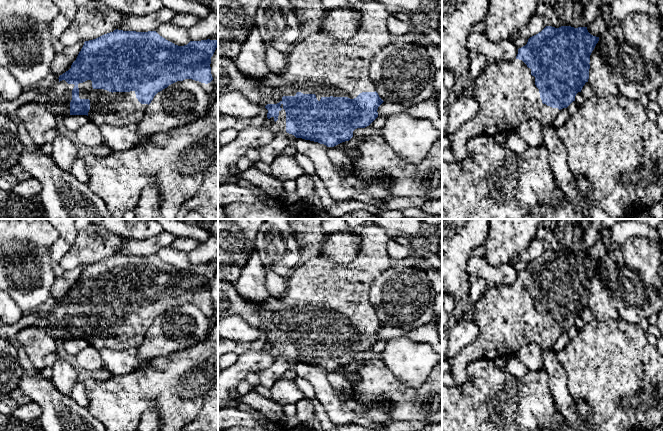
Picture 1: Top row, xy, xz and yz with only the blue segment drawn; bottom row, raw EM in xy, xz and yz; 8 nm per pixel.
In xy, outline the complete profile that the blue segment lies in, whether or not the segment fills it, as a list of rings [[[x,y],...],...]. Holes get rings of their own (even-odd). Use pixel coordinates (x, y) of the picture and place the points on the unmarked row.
[[[116,253],[85,265],[71,292],[59,300],[57,311],[25,313],[14,325],[5,325],[0,320],[0,338],[15,338],[20,330],[36,326],[57,341],[87,339],[99,351],[139,348],[154,320],[169,309],[185,303],[210,307],[213,304],[211,281],[217,271],[218,264],[190,265],[187,269],[178,270],[156,255]]]

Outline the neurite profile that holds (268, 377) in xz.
[[[277,355],[270,368],[257,373],[260,384],[271,389],[274,383],[282,378],[284,373],[289,369],[291,369],[289,363],[283,357]]]

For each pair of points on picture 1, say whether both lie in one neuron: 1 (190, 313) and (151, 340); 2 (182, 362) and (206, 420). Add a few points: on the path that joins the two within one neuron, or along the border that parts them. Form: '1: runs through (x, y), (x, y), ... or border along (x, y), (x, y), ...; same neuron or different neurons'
1: runs through (180, 321), (170, 331), (163, 331), (161, 333); same neuron
2: border along (207, 391), (200, 411), (192, 420); different neurons

